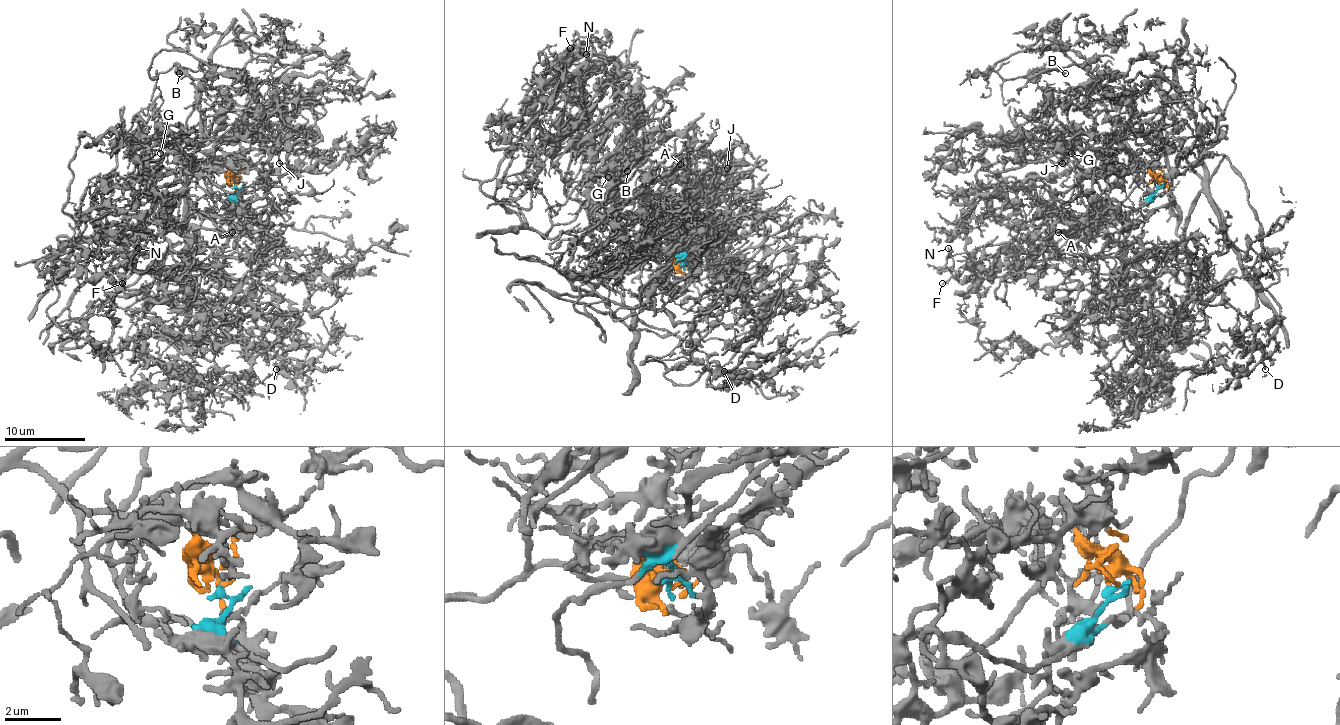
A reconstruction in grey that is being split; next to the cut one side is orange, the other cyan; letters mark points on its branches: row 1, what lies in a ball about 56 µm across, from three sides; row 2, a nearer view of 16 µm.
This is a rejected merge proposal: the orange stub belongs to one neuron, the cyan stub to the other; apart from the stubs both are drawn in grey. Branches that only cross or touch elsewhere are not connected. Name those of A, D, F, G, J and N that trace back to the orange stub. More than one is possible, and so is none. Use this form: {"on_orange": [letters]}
{"on_orange": ["A", "F", "G", "J", "N"]}

